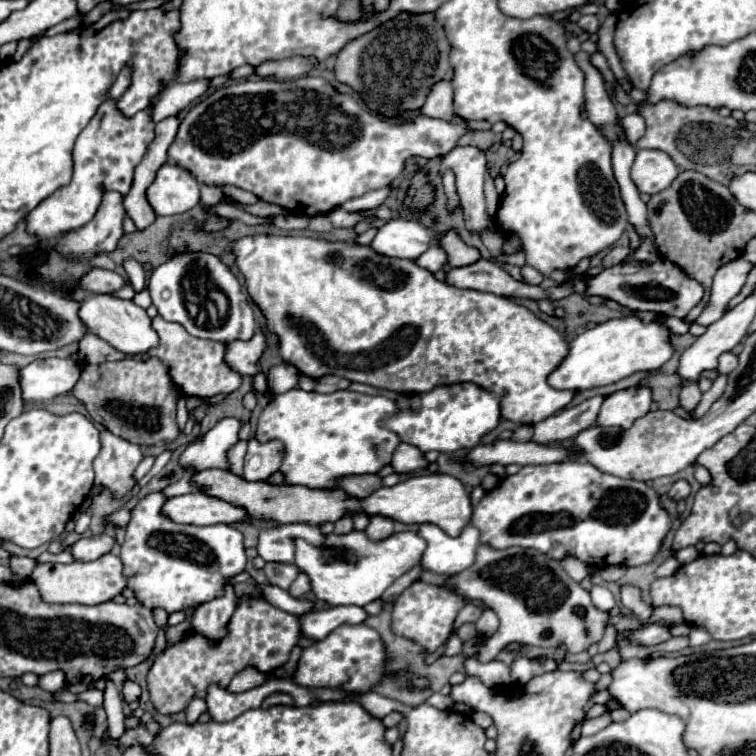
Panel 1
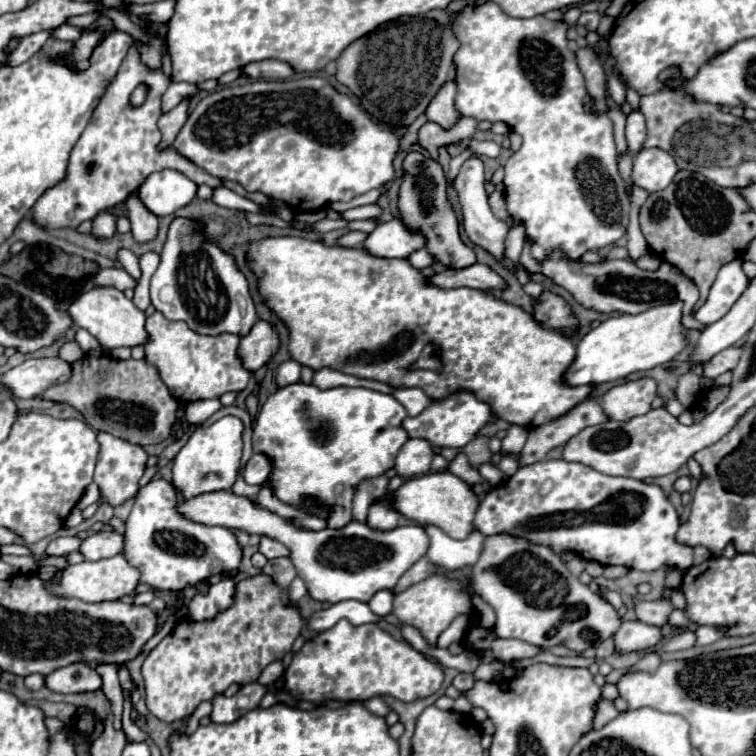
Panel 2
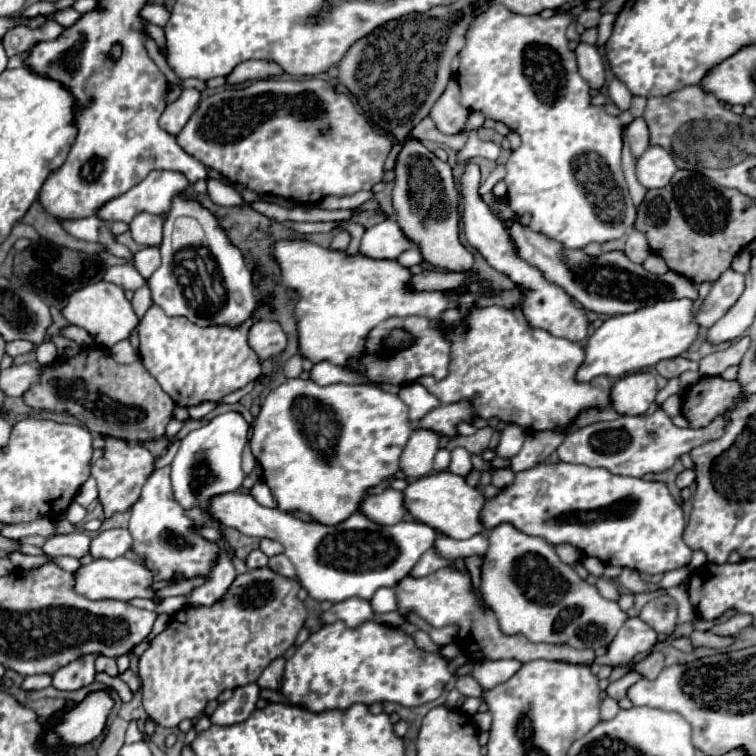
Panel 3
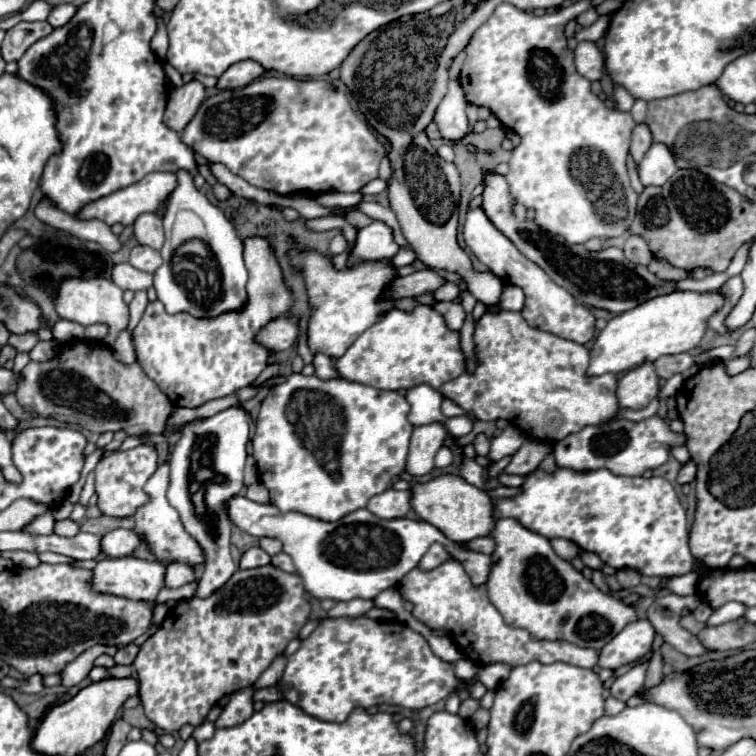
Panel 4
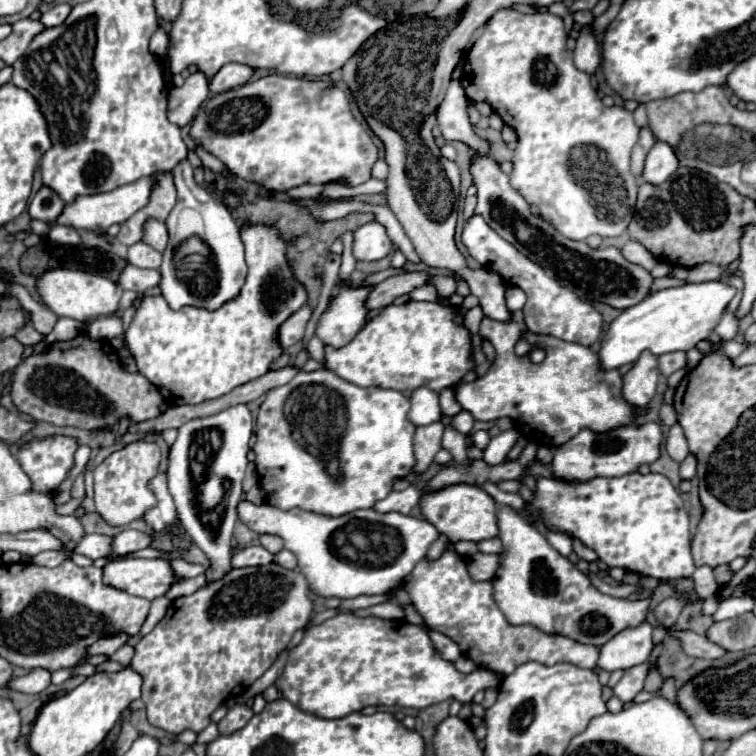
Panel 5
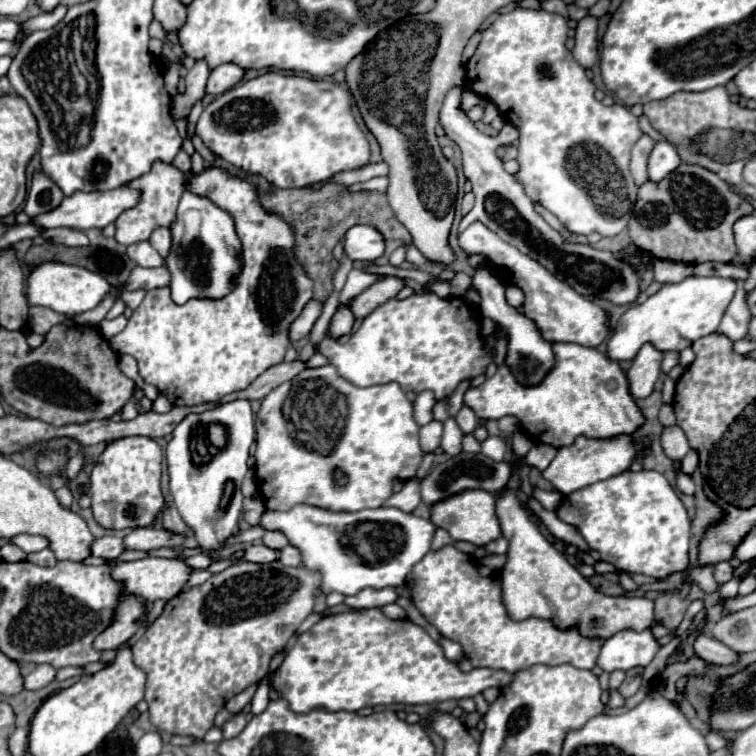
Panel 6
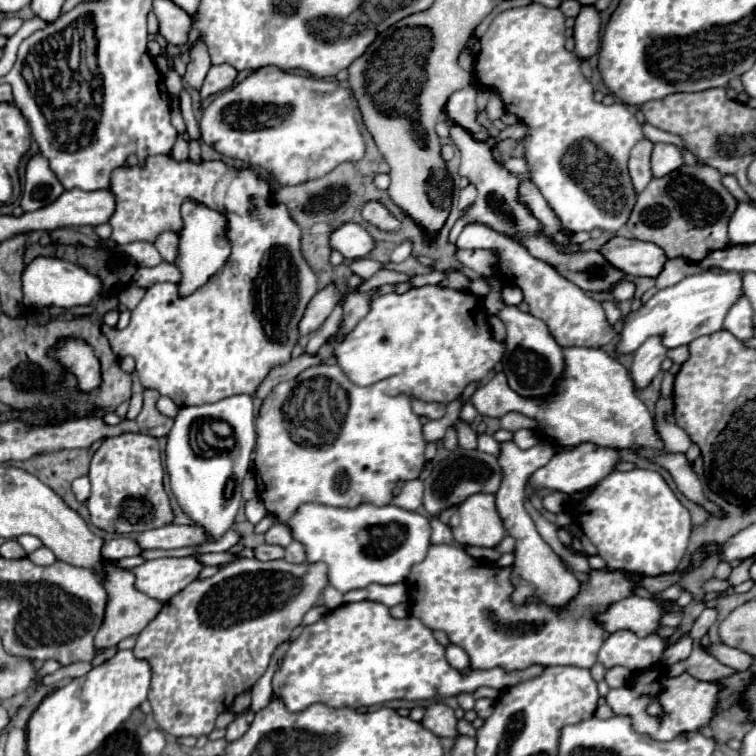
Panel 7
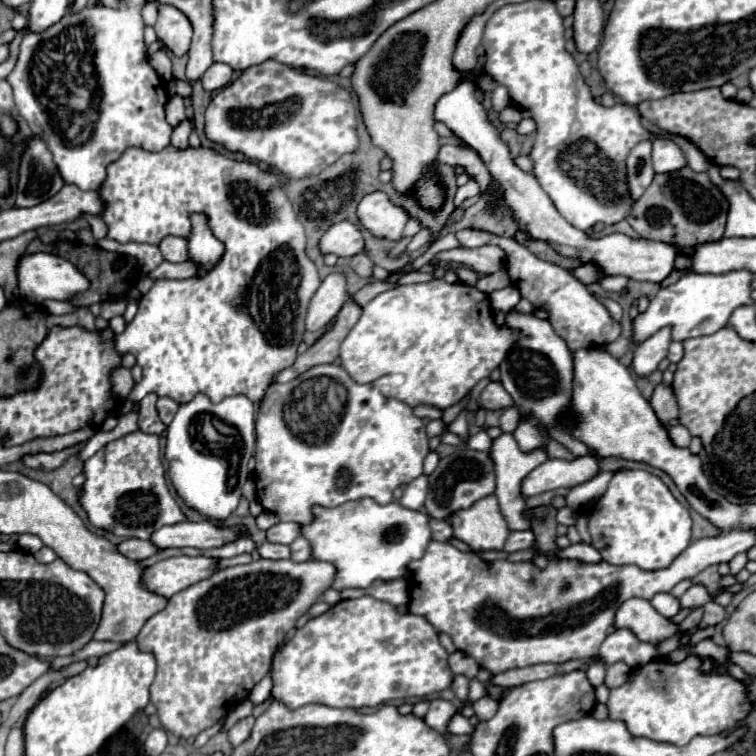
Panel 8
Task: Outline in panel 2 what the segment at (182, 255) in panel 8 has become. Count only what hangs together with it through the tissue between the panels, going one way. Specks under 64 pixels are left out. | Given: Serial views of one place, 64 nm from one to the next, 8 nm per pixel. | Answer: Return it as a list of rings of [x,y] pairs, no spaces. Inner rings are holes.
[[[136,192],[126,200],[128,204],[128,218],[132,224],[132,236],[136,242],[152,242],[158,236],[160,220],[150,210],[144,208],[144,204],[138,200]]]

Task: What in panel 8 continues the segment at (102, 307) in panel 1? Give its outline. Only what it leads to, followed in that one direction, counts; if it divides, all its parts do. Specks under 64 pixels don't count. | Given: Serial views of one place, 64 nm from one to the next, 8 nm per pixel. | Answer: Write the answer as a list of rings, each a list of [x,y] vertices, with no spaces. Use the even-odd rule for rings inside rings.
[[[36,252],[36,254],[20,256],[20,264],[16,264],[16,274],[18,274],[20,296],[32,304],[42,304],[48,298],[64,302],[72,294],[88,288],[88,280],[76,270],[74,264],[70,264],[68,260],[64,260],[56,254],[48,254],[48,252]]]

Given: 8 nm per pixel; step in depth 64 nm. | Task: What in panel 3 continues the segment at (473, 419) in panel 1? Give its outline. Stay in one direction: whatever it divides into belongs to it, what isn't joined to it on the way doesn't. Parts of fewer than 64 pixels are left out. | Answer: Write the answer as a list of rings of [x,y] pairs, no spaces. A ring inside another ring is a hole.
[[[456,402],[456,404],[442,404],[440,408],[432,410],[428,416],[424,416],[416,428],[432,428],[440,434],[456,436],[456,424],[458,422],[470,422],[474,416],[474,408],[468,402]]]

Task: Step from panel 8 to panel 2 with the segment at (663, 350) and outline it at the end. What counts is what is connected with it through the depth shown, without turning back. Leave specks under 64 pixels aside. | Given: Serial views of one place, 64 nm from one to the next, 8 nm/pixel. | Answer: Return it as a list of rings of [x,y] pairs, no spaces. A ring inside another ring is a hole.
[[[652,378],[628,380],[610,388],[602,396],[602,408],[610,416],[610,420],[626,422],[634,416],[646,414],[652,408],[656,394],[656,382]]]

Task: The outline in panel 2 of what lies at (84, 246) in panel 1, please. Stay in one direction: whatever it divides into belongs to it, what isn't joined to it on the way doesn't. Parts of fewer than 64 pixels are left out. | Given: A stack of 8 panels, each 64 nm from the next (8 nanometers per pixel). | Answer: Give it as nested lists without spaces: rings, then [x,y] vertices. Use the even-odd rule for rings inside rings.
[[[100,212],[94,218],[94,230],[92,234],[96,238],[110,238],[116,232],[116,216],[108,214],[108,212]]]

